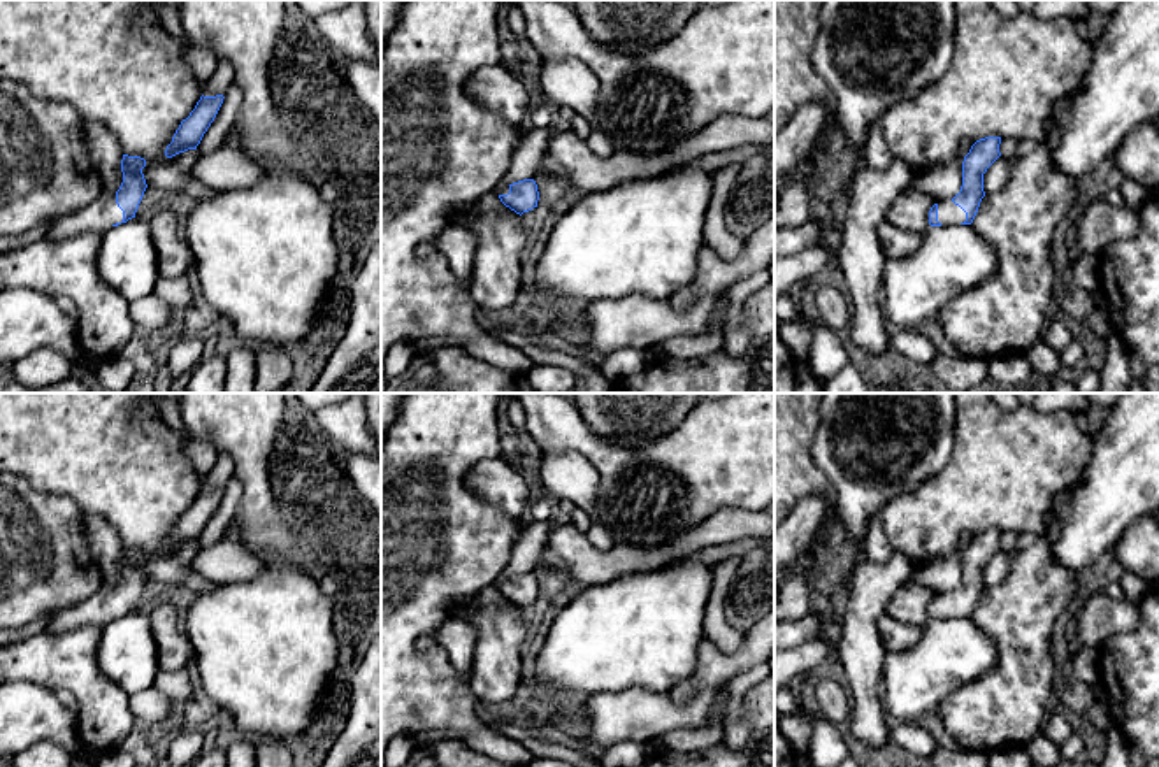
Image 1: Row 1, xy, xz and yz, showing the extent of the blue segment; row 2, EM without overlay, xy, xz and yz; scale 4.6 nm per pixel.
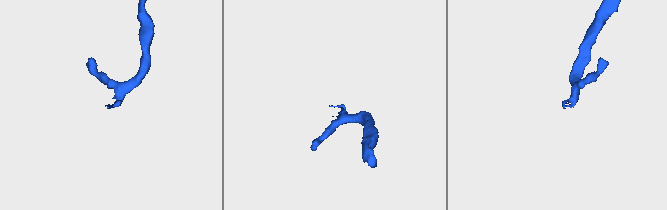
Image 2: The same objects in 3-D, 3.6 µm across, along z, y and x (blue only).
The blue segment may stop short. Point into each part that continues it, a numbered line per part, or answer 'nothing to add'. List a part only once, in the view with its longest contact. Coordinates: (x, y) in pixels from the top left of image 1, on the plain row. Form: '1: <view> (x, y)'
1: xy (100, 609)

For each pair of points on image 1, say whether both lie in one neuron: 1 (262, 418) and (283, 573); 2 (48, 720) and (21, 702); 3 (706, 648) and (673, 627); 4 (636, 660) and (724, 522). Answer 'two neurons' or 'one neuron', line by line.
1: two neurons
2: one neuron
3: two neurons
4: two neurons

